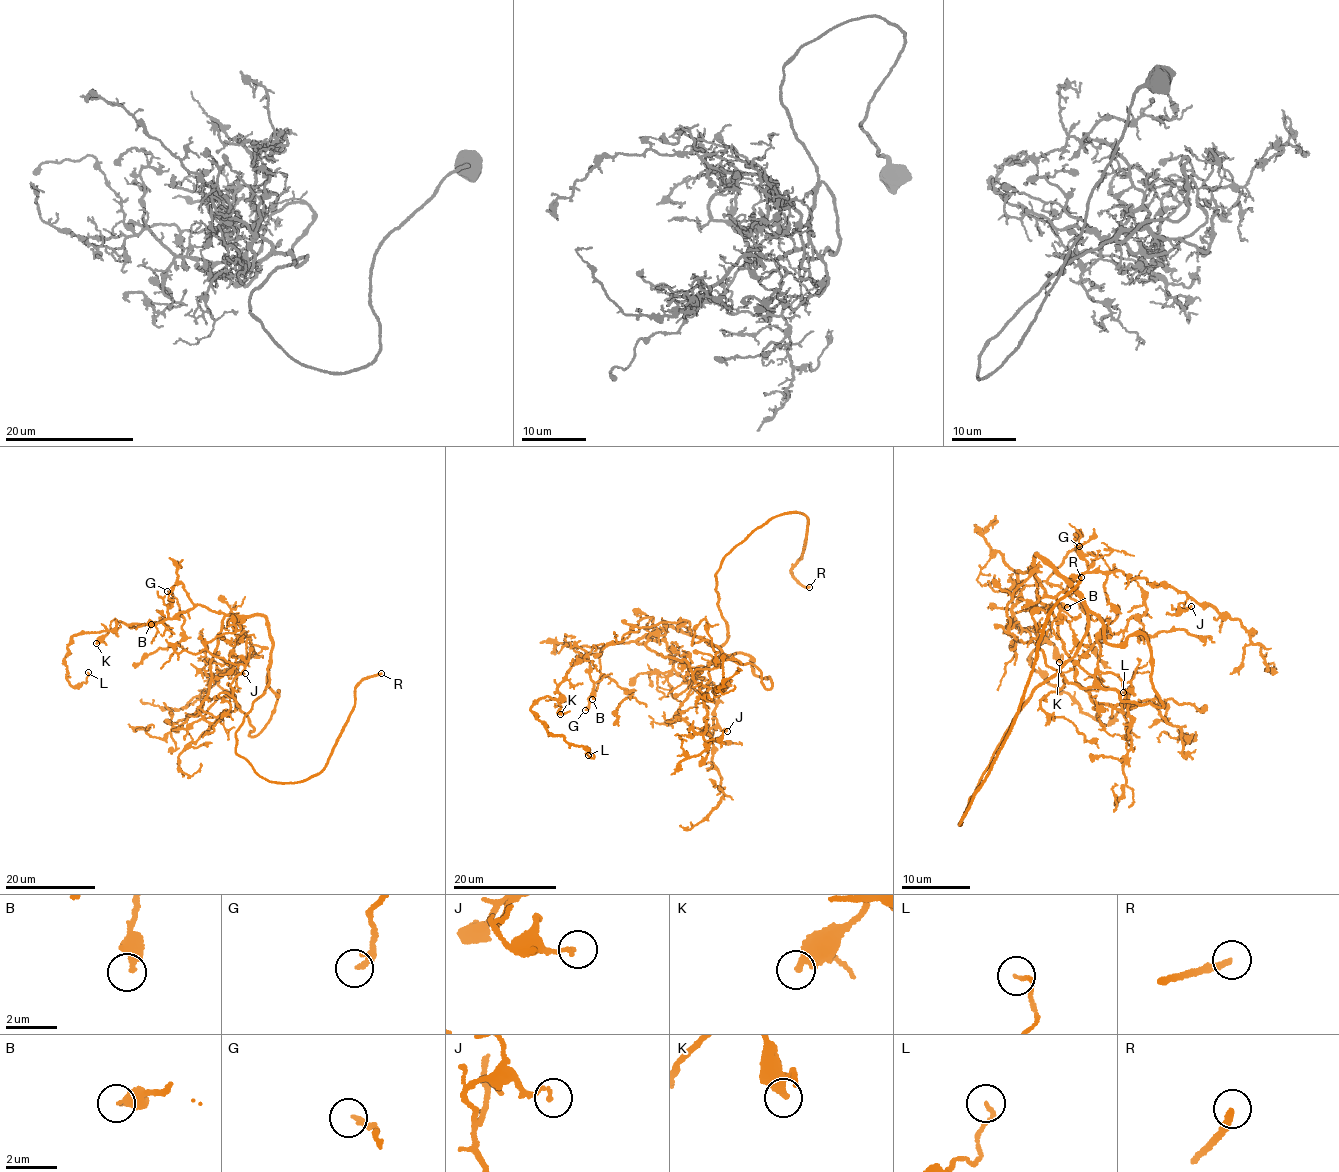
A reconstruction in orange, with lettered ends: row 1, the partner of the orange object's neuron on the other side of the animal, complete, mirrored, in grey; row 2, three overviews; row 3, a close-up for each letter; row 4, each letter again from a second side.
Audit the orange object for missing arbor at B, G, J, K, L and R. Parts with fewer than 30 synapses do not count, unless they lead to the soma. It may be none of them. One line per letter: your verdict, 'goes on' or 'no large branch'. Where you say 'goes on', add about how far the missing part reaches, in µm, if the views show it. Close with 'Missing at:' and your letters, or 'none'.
B: no large branch
G: no large branch
J: no large branch
K: goes on; missing 10 µm
L: no large branch
R: goes on; missing 15 µm
Missing at: K, R

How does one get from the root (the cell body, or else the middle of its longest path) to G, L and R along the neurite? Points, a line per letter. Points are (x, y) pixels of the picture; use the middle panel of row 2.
G: (727, 636), (722, 645), (709, 646), (666, 626), (634, 641), (606, 645), (596, 689), (585, 710)
L: (727, 636), (709, 646), (666, 626), (587, 653), (559, 698), (540, 697), (531, 711), (588, 755)
R: (727, 636), (716, 572), (726, 553), (775, 516), (795, 512), (807, 518), (803, 551), (790, 568), (809, 587)

